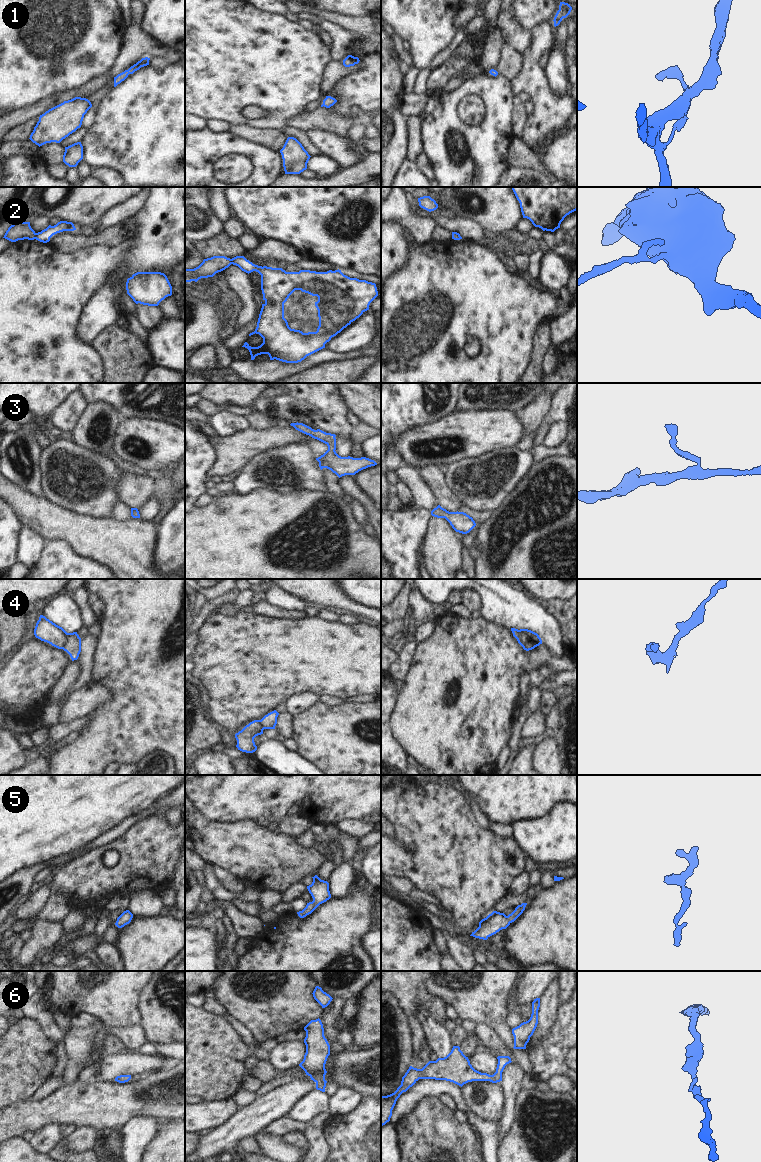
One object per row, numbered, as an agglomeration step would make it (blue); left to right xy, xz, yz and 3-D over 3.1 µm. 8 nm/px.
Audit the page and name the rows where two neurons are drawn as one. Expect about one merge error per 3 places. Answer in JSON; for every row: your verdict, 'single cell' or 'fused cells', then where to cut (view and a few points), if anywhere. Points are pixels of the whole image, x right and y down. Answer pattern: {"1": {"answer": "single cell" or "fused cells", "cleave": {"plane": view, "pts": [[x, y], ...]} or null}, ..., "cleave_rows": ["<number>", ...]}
{"1": {"answer": "single cell", "cleave": null}, "2": {"answer": "fused cells", "cleave": {"plane": "xy", "pts": [[36, 233], [34, 238]]}}, "3": {"answer": "single cell", "cleave": null}, "4": {"answer": "fused cells", "cleave": {"plane": "yz", "pts": [[518, 630], [520, 642], [528, 650]]}}, "5": {"answer": "single cell", "cleave": null}, "6": {"answer": "single cell", "cleave": null}, "cleave_rows": ["2", "4"]}

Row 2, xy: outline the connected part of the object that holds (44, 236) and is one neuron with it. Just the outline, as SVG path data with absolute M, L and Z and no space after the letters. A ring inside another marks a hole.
M60 221L56 225L49 225L46 229L36 233L35 239L40 242L47 243L50 241L50 238L57 233L74 230L76 230L76 228L72 222Z

